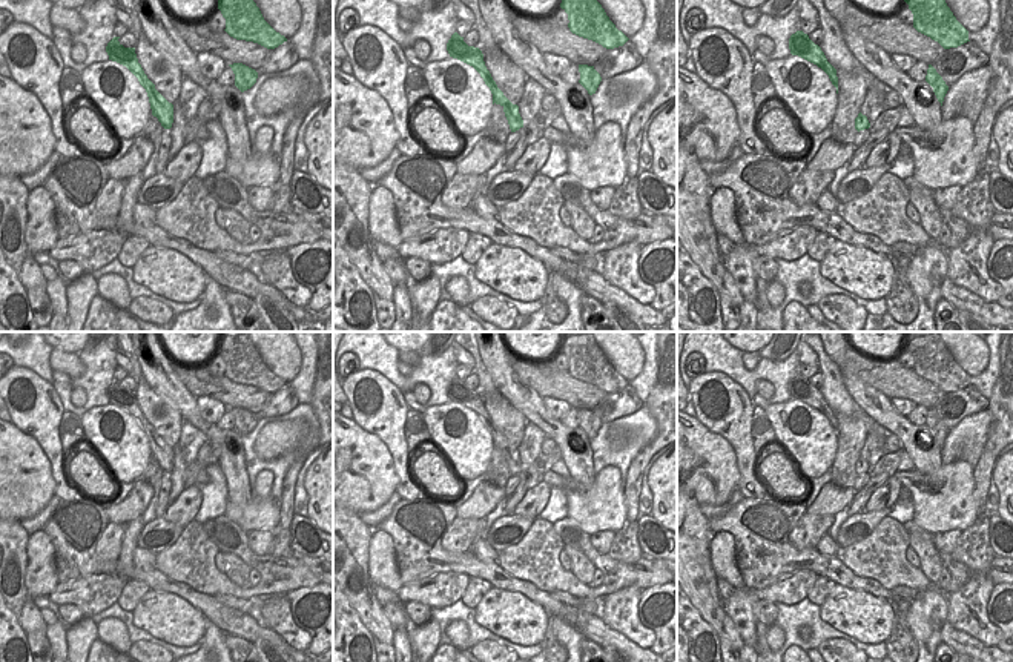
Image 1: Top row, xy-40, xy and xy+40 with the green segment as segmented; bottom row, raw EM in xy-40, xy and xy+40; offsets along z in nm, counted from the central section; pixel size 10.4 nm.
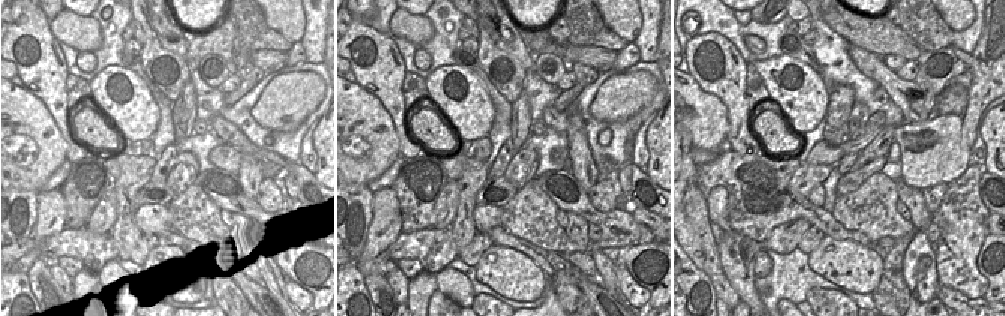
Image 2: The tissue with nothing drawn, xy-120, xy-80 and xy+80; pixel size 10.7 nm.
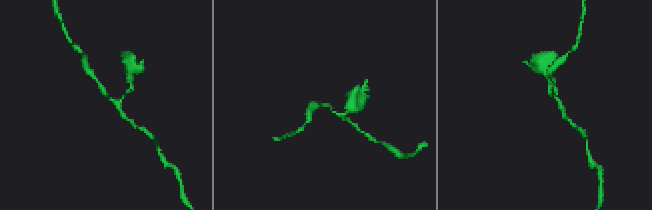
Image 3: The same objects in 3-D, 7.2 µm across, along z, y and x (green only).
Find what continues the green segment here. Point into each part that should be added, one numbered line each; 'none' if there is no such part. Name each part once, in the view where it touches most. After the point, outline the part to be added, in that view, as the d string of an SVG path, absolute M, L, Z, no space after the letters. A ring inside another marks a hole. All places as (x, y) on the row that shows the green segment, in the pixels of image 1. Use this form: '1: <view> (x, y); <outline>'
none

